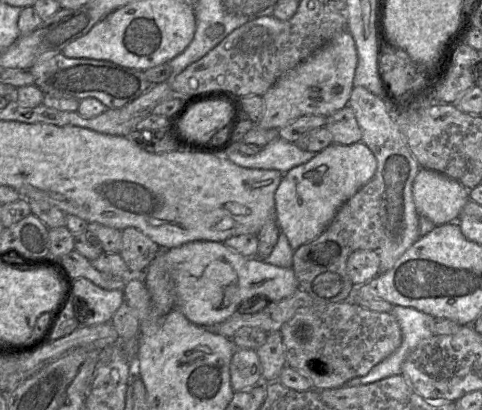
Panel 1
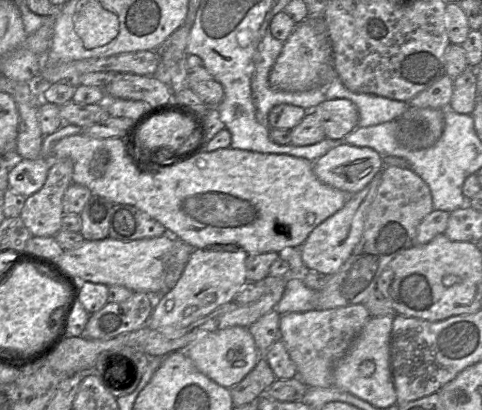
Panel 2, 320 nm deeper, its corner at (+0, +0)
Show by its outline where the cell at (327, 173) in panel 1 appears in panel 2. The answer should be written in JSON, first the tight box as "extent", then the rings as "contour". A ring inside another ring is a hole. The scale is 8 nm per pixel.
{"extent":[313,143,384,195],"contour":[[[343,143],[313,162],[313,171],[321,182],[353,195],[384,166],[384,158],[374,149]]]}

